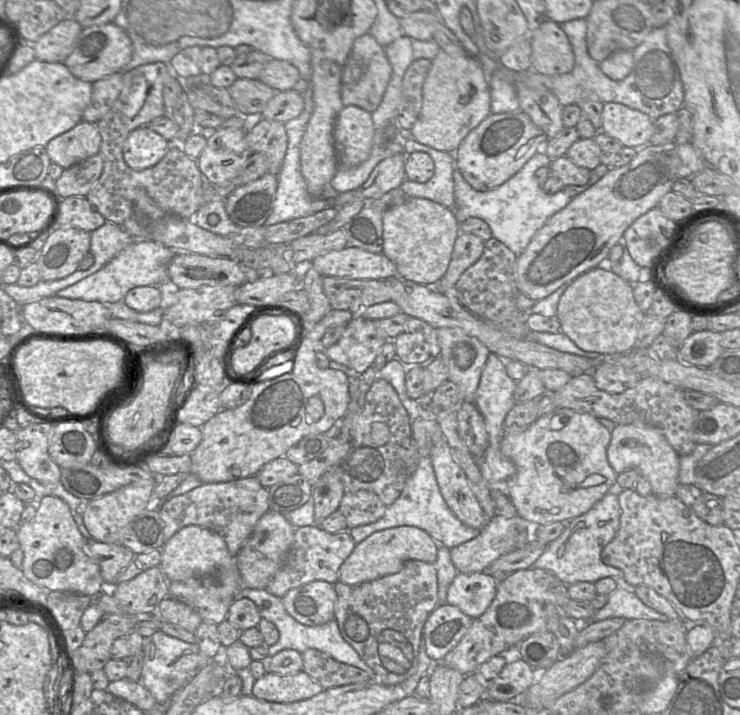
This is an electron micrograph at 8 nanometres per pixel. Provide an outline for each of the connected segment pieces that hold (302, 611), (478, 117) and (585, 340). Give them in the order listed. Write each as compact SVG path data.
M313 581L289 590L282 598L286 611L306 626L319 626L335 616L334 584Z
M440 49L422 86L422 108L411 129L412 138L438 151L454 153L466 135L491 114L490 103L489 84L478 60Z
M607 265L593 268L574 279L561 296L557 310L560 331L582 350L599 354L621 354L632 350L644 316L635 301L633 285L612 272Z

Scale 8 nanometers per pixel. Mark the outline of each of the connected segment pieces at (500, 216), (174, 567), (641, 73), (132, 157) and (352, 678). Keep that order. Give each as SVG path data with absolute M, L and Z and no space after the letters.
M541 149L507 181L488 191L474 189L455 165L453 171L455 209L458 209L465 219L470 217L483 219L489 225L492 237L504 243L518 257L546 221L572 200L563 190L547 194L539 185L535 171L540 167L549 166L551 161Z
M189 525L176 532L167 540L162 549L159 567L168 582L185 581L195 577L213 577L211 595L222 601L233 601L242 589L242 578L224 539L217 533L196 525Z
M579 18L559 24L566 33L575 56L574 69L561 75L544 75L530 69L522 80L528 87L545 86L566 106L590 99L602 103L616 102L637 109L654 121L660 116L676 113L684 105L684 89L676 58L667 43L665 27L653 28L633 51L634 65L630 74L619 81L607 77L587 50L587 20Z
M147 126L133 130L123 146L123 157L133 170L145 170L156 165L168 152L171 142Z
M307 649L302 658L303 671L324 689L371 681L370 675L360 668L339 662L319 650Z

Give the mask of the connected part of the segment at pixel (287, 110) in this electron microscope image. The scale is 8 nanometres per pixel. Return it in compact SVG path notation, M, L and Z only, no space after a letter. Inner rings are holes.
M294 90L276 92L261 113L267 120L286 123L300 115L304 108L303 94Z

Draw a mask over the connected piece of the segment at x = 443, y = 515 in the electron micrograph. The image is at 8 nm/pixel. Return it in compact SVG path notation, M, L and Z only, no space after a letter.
M429 456L420 457L418 466L408 478L400 497L387 507L381 519L371 524L347 529L347 531L349 531L356 544L359 544L375 532L399 526L418 527L426 531L435 540L438 549L435 561L438 579L438 605L448 604L446 602L448 588L459 573L451 560L450 550L475 538L480 530L465 525L450 510L439 490Z

